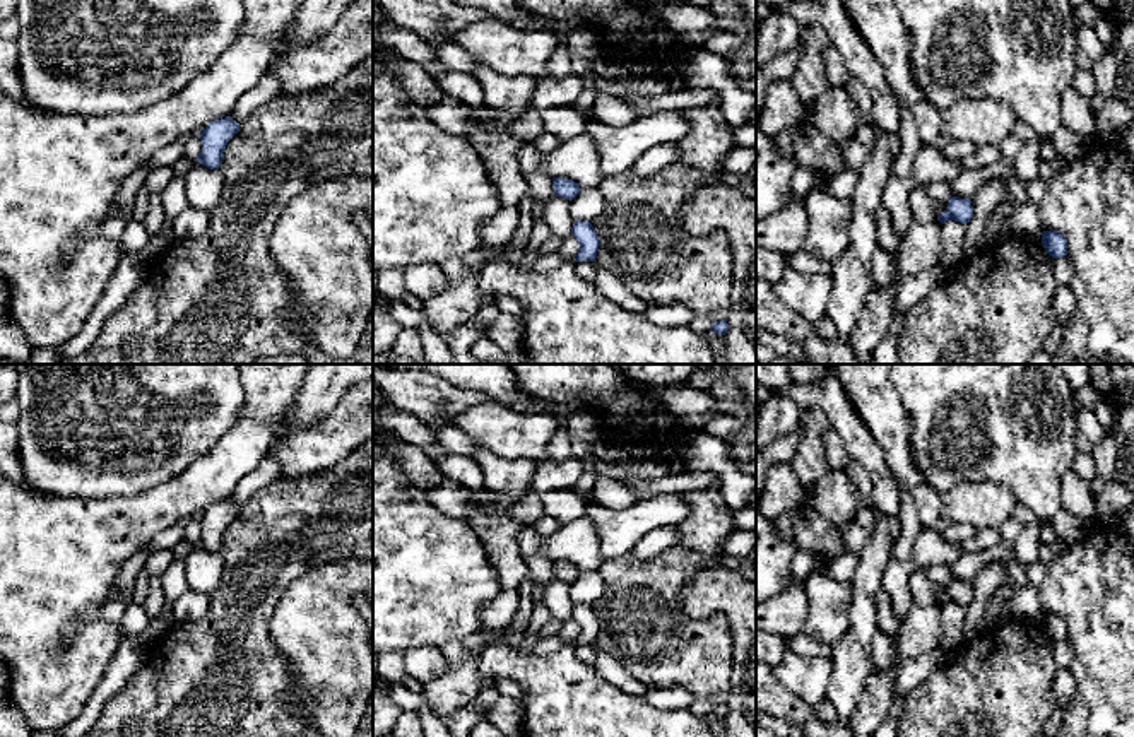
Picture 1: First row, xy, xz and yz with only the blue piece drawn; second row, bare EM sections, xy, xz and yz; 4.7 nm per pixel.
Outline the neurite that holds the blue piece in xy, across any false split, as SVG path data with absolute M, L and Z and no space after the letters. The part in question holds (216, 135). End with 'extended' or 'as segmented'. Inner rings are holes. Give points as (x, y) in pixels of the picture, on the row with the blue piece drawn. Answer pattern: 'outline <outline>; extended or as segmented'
outline M229 116L210 121L200 135L202 152L197 156L197 161L209 169L219 169L222 152L227 142L239 132L239 127Z; as segmented

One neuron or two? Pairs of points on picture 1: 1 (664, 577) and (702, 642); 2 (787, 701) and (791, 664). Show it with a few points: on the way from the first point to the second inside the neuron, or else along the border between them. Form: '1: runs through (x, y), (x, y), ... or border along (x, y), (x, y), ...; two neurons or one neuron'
1: runs through (662, 595), (662, 613), (683, 633); one neuron
2: border along (773, 671), (775, 678), (787, 689), (813, 708); two neurons

